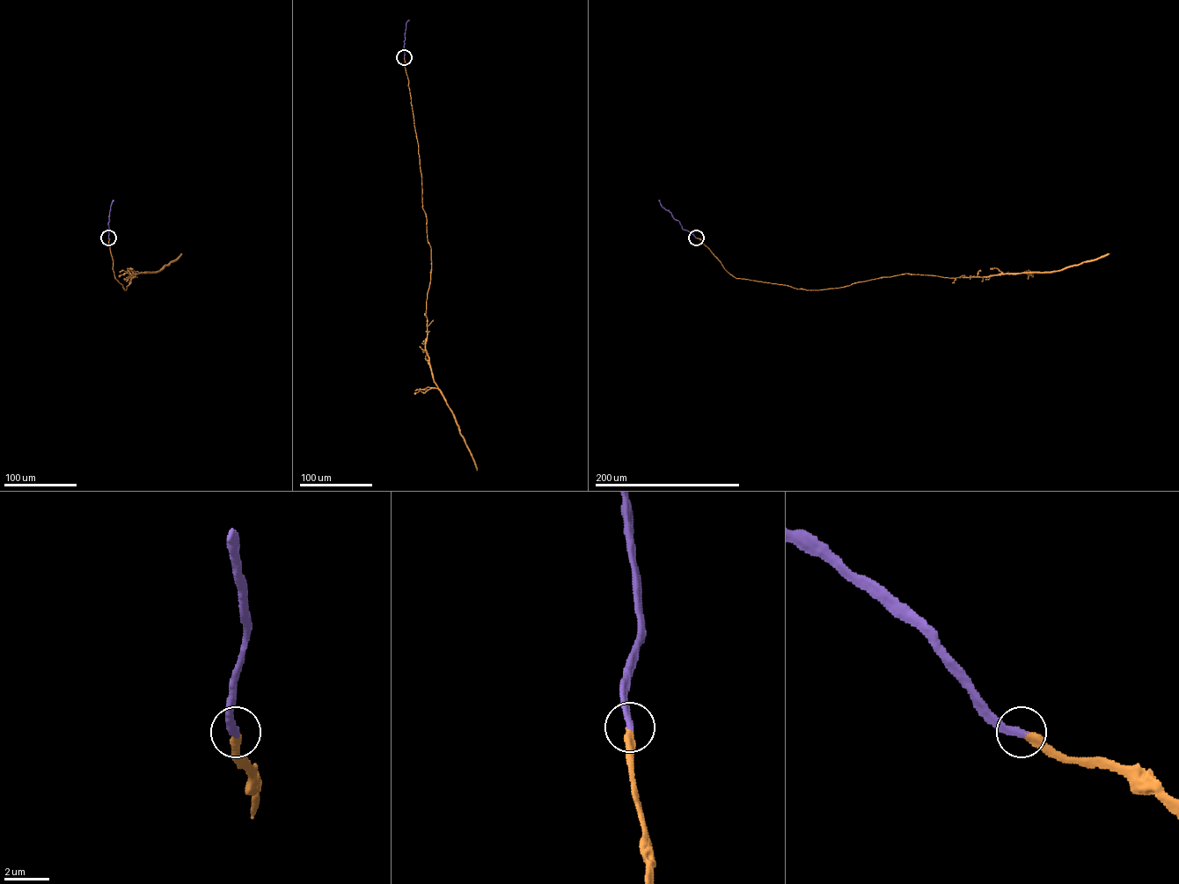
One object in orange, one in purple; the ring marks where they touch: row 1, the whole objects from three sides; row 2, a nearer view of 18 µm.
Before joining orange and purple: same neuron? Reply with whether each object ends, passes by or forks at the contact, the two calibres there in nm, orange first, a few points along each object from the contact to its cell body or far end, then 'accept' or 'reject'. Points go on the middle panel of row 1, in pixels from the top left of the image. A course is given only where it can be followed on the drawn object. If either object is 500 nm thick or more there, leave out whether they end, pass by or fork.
orange ends | purple ends | 320/320 nm | orange via (404, 57), (419, 149), (422, 208), (430, 248), (425, 349), (433, 380), (452, 413), (477, 471) | purple via (404, 57), (405, 34), (409, 20) | accept

